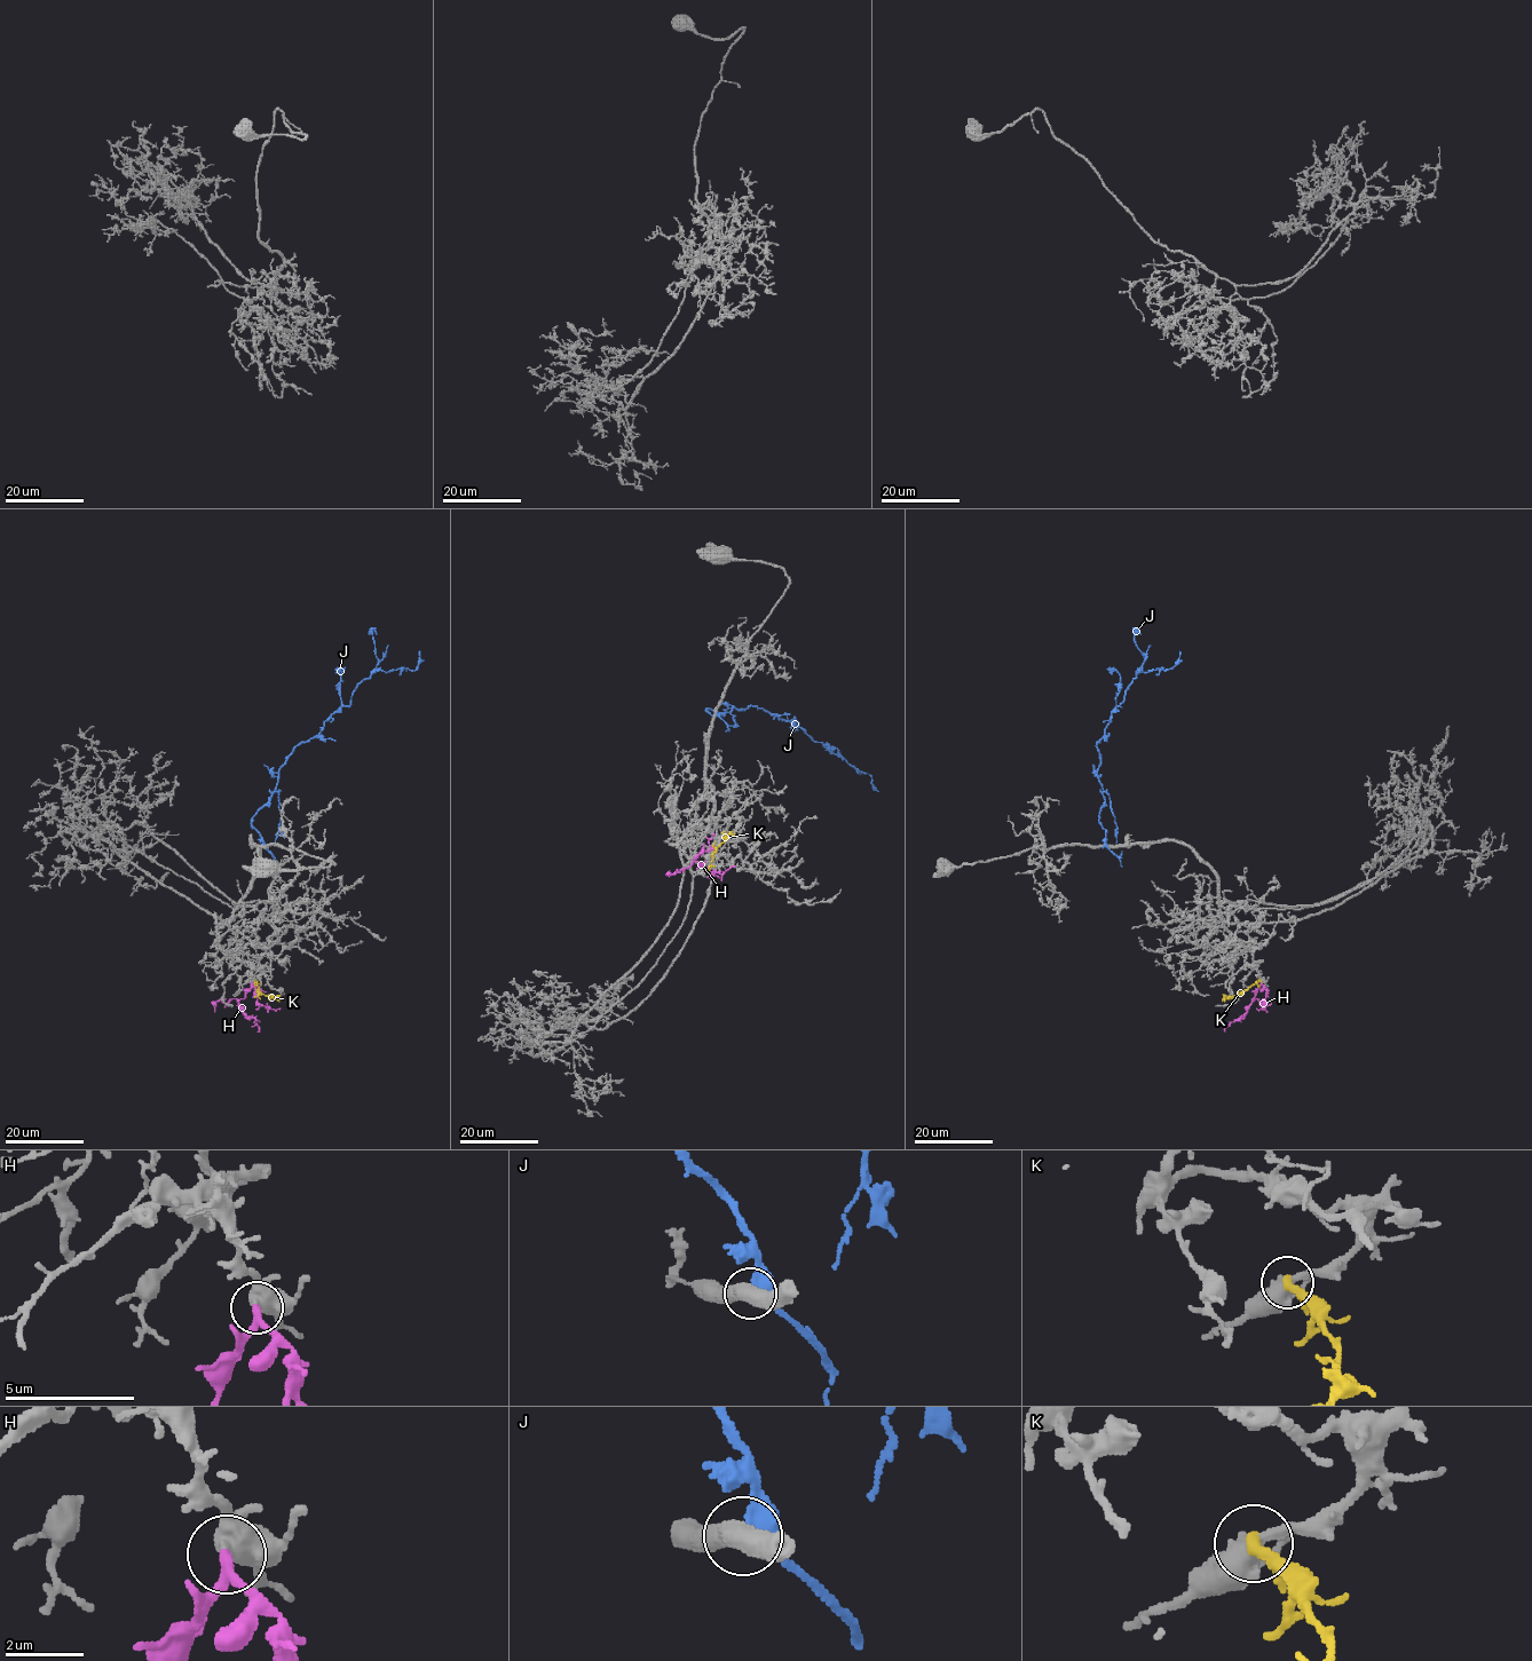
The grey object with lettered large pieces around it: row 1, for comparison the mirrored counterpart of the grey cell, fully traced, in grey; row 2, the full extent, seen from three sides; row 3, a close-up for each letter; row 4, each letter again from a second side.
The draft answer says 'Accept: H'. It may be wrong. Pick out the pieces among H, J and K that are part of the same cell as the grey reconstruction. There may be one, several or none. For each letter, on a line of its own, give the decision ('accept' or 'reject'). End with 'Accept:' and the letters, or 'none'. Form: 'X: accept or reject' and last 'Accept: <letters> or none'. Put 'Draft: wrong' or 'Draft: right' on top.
Draft: right
H: accept
J: reject
K: reject
Accept: H

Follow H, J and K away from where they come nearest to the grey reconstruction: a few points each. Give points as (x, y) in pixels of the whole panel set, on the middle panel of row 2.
H: (705, 870), (693, 860), (710, 848), (712, 835)
J: (716, 713), (705, 709), (723, 714), (751, 705), (775, 713), (813, 741), (836, 748), (870, 776), (874, 789)
K: (705, 870), (717, 848), (729, 833), (734, 835)

